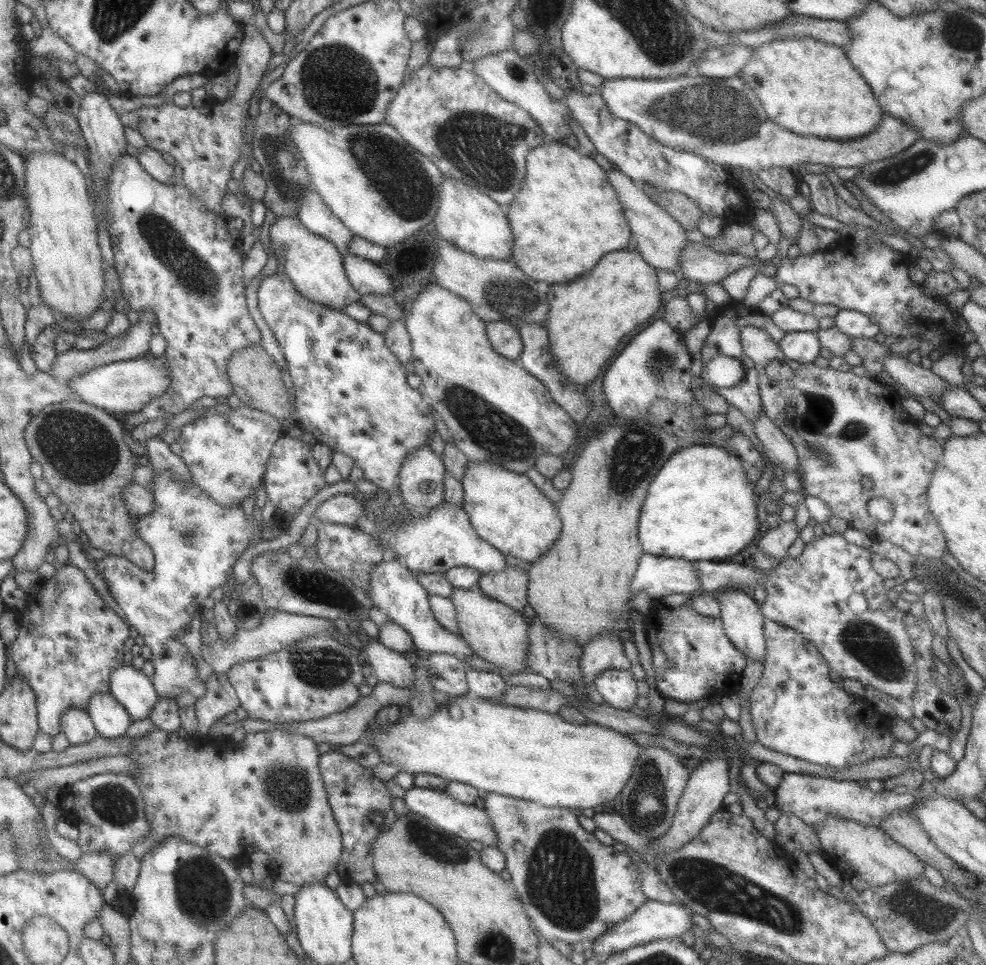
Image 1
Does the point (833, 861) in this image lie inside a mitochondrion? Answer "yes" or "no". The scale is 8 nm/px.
no

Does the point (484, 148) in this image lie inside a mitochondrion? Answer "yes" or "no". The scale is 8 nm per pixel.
yes

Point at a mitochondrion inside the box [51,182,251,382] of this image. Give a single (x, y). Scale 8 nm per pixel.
(167, 246)

